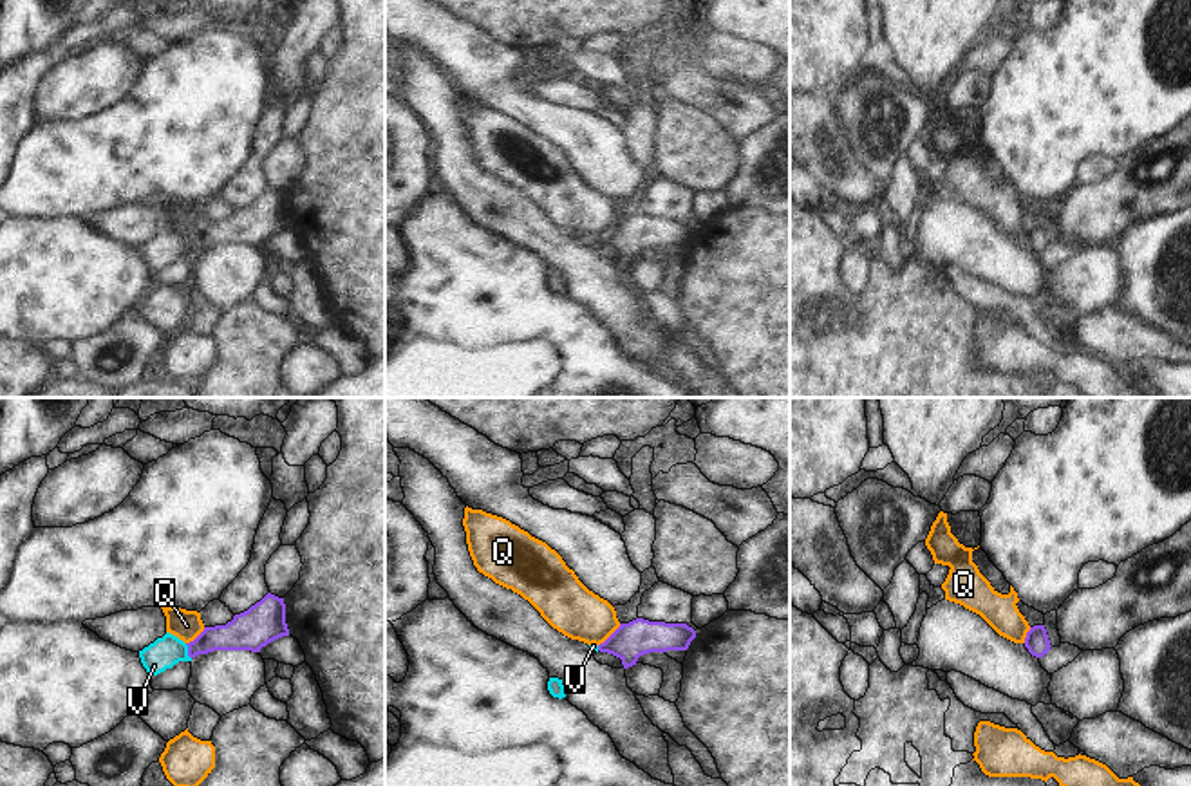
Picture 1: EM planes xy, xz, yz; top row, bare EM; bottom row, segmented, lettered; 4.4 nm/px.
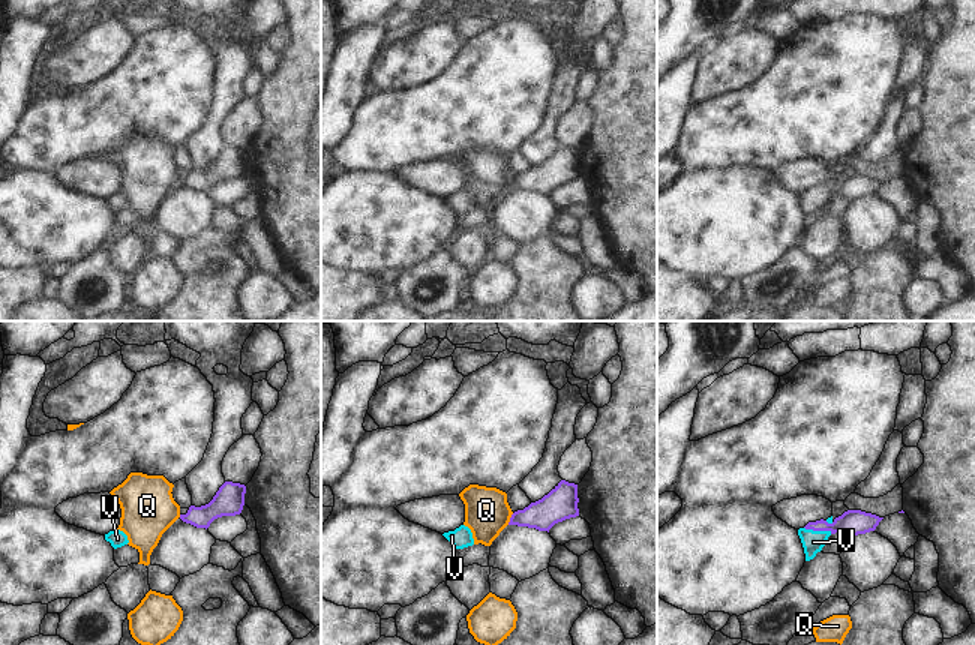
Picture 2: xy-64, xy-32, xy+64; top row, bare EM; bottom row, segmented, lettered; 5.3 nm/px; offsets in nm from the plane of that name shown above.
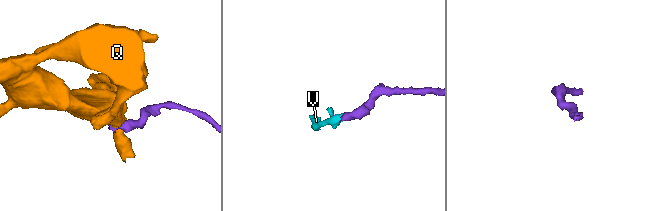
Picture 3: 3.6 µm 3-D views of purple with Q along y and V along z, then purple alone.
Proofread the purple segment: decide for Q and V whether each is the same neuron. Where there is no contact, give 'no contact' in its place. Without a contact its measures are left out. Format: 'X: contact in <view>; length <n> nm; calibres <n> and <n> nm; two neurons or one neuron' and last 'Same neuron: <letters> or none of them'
Q: contact in xz; length 140 nm; calibres 160 and 240 nm; two neurons
V: contact in xy; length 80 nm; calibres 150 and 140 nm; one neuron
Same neuron: V

